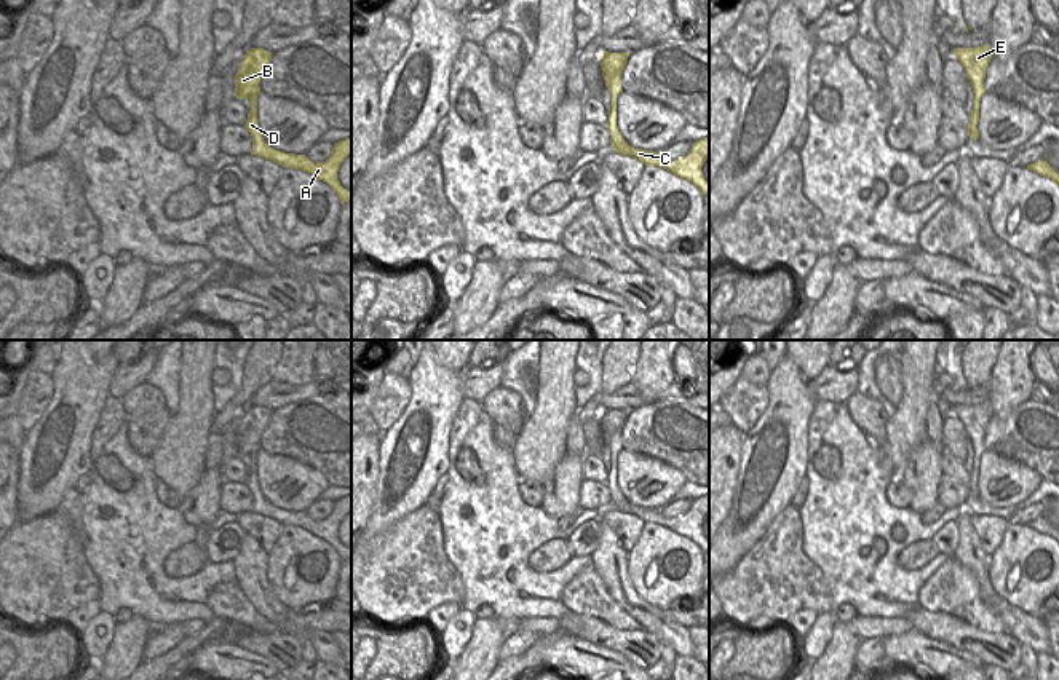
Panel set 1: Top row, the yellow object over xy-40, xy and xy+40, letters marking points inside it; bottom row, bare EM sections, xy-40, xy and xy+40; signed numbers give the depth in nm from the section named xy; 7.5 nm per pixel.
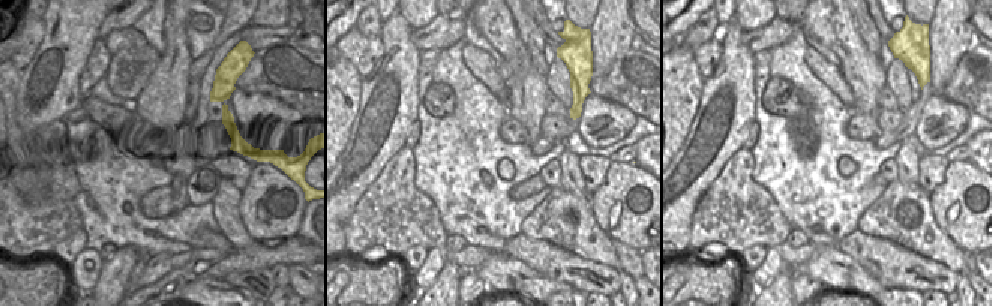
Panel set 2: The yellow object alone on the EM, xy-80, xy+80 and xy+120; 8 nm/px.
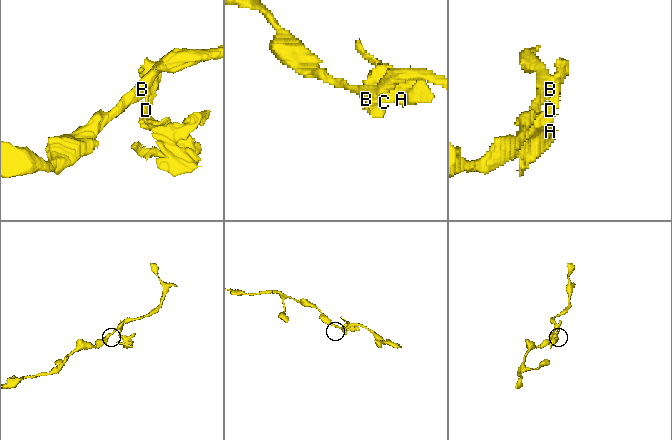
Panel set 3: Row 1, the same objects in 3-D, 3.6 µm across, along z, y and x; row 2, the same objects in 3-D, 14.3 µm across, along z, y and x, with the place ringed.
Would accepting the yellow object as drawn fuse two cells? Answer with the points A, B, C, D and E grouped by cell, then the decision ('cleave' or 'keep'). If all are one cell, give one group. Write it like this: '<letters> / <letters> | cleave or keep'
A C D E / B | cleave

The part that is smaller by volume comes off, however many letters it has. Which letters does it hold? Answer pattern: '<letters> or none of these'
A, C, D, E

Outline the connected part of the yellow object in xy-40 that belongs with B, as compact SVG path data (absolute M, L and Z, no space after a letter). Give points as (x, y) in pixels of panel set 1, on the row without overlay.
M251 405L235 433L235 453L236 457L248 457L252 452L252 445L259 444L264 429L272 417L272 410L264 405Z

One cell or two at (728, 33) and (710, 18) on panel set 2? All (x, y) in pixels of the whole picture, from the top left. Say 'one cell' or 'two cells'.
two cells

